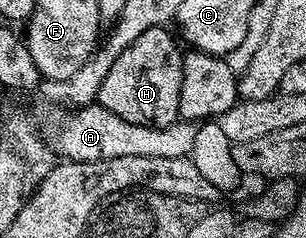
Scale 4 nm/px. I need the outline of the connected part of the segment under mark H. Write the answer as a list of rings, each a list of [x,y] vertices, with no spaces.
[[[161,26],[149,28],[121,52],[103,79],[97,97],[98,105],[129,124],[168,126],[177,121],[183,83],[183,54],[177,38],[175,43],[169,31]]]

